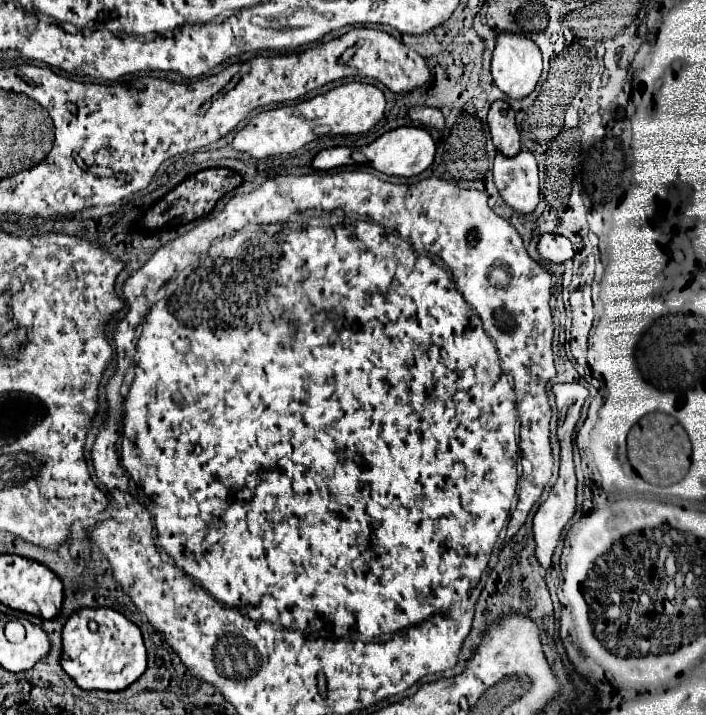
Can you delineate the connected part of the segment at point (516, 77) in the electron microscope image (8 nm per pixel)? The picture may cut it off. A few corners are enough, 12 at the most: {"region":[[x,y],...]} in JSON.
{"region":[[497,35],[491,73],[511,99],[541,77],[541,51],[525,35]]}

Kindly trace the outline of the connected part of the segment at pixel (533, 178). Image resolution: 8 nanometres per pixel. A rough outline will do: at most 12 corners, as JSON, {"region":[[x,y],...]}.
{"region":[[531,151],[497,153],[495,185],[519,213],[539,203],[539,175]]}

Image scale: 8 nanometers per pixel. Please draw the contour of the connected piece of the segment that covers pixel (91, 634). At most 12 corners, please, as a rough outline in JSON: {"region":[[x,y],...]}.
{"region":[[81,609],[61,667],[81,689],[121,691],[147,669],[135,623]]}

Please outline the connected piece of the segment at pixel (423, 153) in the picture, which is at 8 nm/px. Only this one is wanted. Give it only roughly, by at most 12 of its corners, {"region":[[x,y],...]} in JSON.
{"region":[[399,127],[360,148],[385,175],[415,177],[435,157],[427,129]]}

